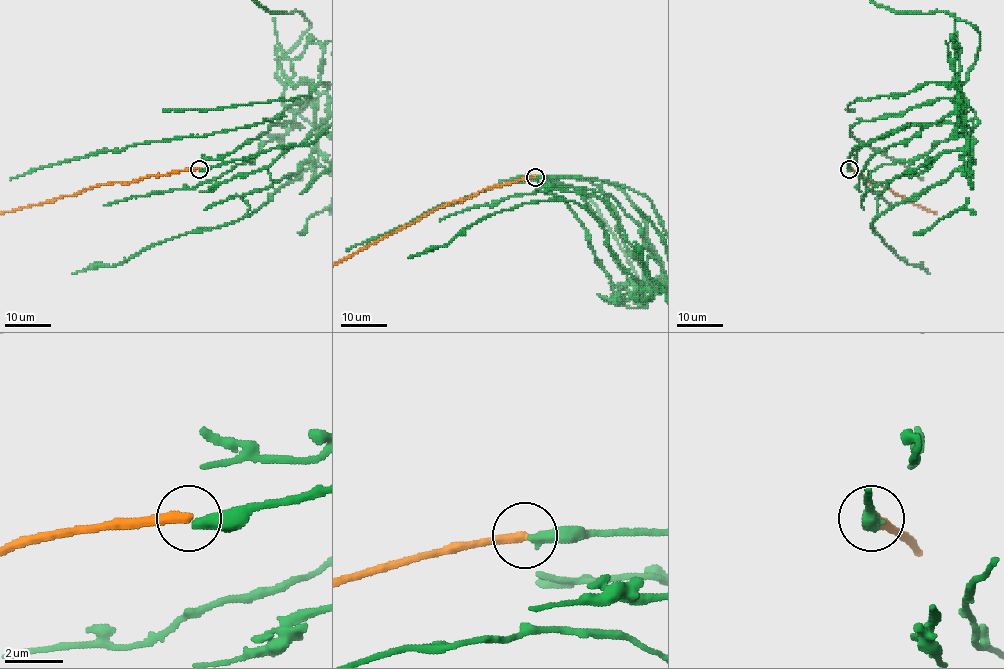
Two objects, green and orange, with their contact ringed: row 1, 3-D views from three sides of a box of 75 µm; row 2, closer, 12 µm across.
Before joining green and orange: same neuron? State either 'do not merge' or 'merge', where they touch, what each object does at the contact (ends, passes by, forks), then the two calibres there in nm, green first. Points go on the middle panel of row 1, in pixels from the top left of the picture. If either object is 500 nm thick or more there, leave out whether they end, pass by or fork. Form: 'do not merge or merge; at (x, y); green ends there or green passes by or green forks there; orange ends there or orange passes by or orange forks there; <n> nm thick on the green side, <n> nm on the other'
do not merge; at (535, 177); green ends there; orange ends there; 400 nm thick on the green side, 360 nm on the other

